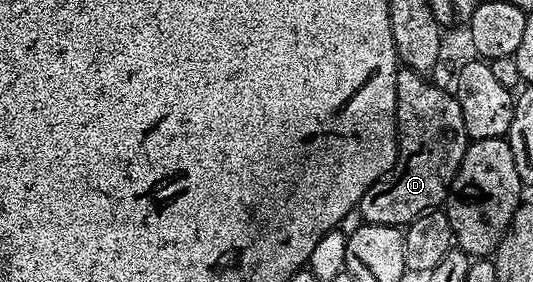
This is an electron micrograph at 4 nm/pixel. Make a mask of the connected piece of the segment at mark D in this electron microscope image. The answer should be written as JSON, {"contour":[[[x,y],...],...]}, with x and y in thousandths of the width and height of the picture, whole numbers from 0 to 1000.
{"contour":[[[749,241],[743,280],[743,496],[747,507],[747,560],[737,592],[715,628],[675,706],[670,752],[679,755],[677,780],[689,798],[743,798],[760,805],[780,780],[790,755],[803,755],[820,741],[837,709],[859,613],[863,578],[874,546],[878,489],[871,450],[871,408],[863,394],[863,365],[850,326],[835,330],[822,301],[812,301],[807,280],[779,245]]]}

